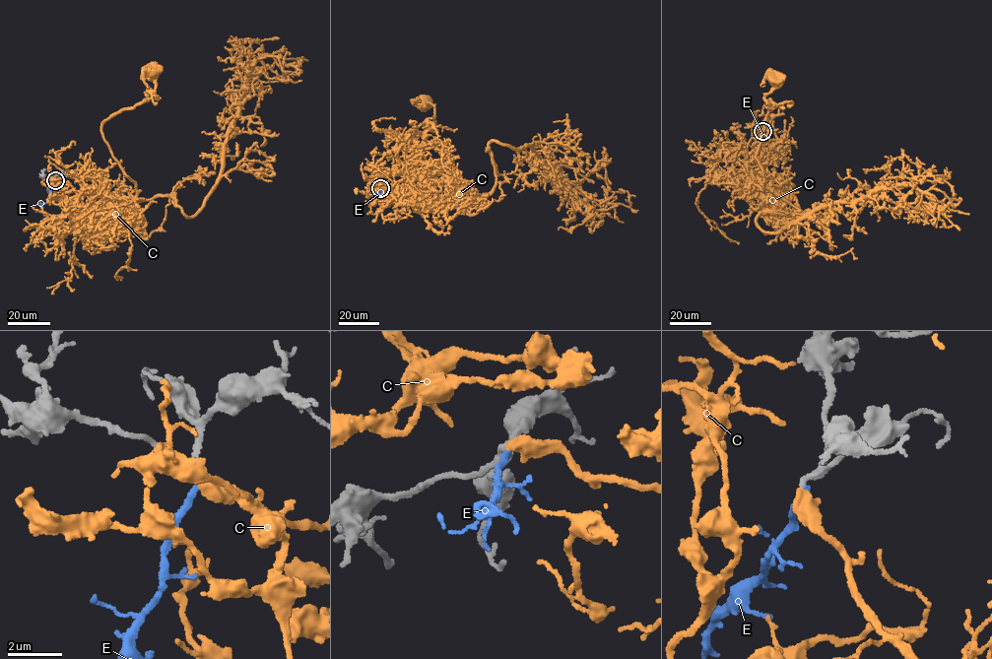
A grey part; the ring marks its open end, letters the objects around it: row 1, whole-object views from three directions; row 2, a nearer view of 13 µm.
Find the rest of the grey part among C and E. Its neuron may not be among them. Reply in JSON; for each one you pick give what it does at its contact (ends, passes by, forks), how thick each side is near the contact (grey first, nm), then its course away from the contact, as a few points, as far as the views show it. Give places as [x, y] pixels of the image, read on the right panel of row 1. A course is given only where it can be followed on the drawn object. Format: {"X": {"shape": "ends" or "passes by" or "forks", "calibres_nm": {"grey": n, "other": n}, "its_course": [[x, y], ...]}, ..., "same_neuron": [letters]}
{"C": {"shape": "ends", "calibres_nm": {"grey": 200, "other": 500}, "its_course": [[762, 131], [774, 148], [763, 186], [756, 154], [769, 100], [788, 102], [767, 107], [776, 80]]}, "same_neuron": ["C"]}

